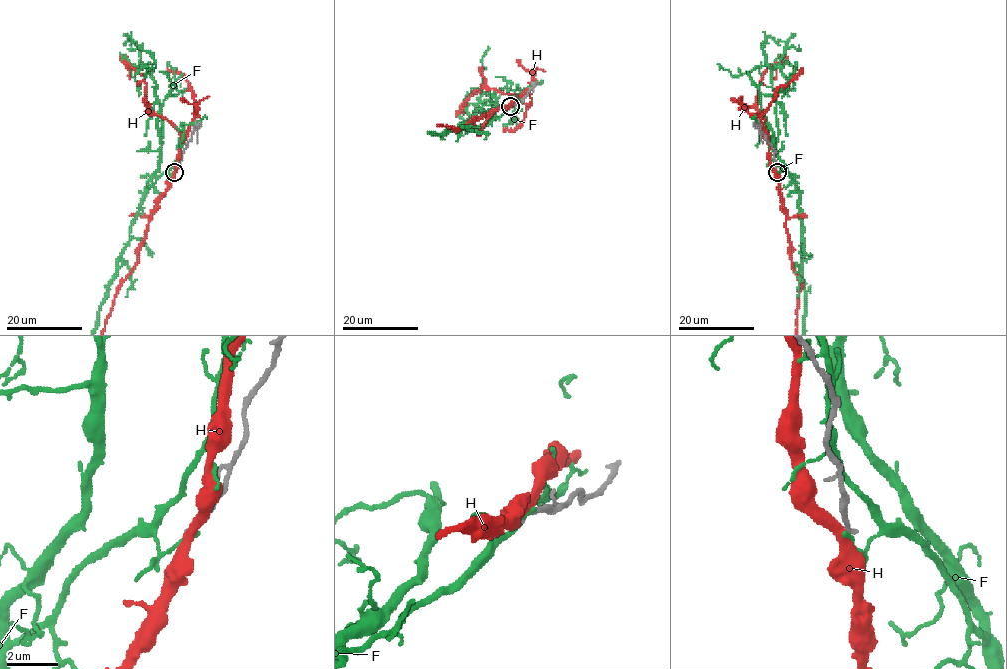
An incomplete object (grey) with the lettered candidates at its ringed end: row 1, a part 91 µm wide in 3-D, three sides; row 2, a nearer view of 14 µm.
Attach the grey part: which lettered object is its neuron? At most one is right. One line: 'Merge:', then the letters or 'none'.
Merge: none

